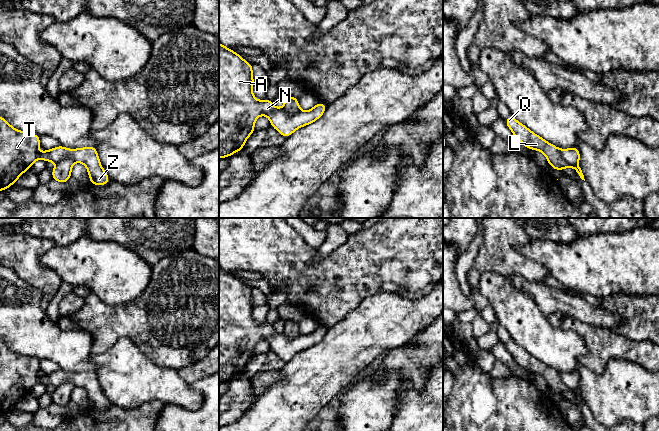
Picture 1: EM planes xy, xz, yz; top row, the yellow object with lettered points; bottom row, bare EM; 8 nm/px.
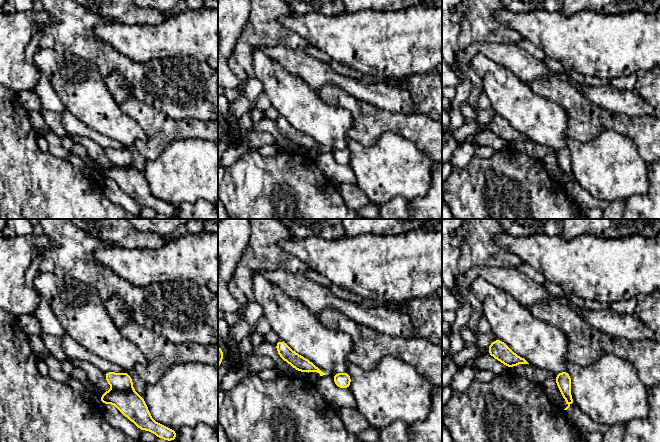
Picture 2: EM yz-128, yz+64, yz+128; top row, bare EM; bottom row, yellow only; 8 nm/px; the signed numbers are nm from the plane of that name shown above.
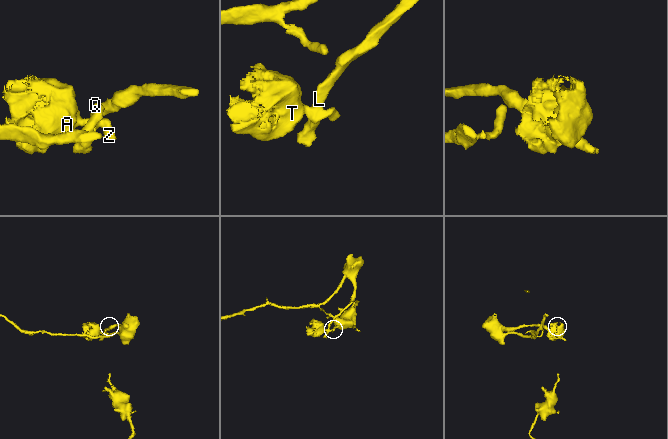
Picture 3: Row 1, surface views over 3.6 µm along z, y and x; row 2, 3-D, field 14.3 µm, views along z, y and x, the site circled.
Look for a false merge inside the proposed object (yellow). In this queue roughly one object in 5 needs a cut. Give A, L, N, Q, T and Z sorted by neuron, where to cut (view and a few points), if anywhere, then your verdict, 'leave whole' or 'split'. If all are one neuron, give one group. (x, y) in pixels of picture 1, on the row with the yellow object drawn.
A N T Z / L Q; cut in yz along (559, 149), (560, 155), (569, 164), (577, 164); split

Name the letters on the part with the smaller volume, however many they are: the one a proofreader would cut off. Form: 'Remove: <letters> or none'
Remove: A, N, T, Z

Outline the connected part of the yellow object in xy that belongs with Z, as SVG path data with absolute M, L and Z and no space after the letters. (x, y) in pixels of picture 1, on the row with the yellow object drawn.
M0 116L0 191L5 191L37 159L58 163L64 158L83 163L90 177L90 184L106 185L110 178L104 171L94 146L67 149L60 145L40 153L40 137L35 133L19 131Z

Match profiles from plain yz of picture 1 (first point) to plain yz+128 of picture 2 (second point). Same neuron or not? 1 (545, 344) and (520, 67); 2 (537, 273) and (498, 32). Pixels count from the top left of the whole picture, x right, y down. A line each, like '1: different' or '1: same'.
1: different
2: same

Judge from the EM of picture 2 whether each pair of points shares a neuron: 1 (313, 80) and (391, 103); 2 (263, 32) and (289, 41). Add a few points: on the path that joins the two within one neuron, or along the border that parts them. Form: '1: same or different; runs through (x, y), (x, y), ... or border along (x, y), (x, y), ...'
1: same; runs through (332, 77), (372, 93)
2: same; runs through (269, 32), (283, 36)

